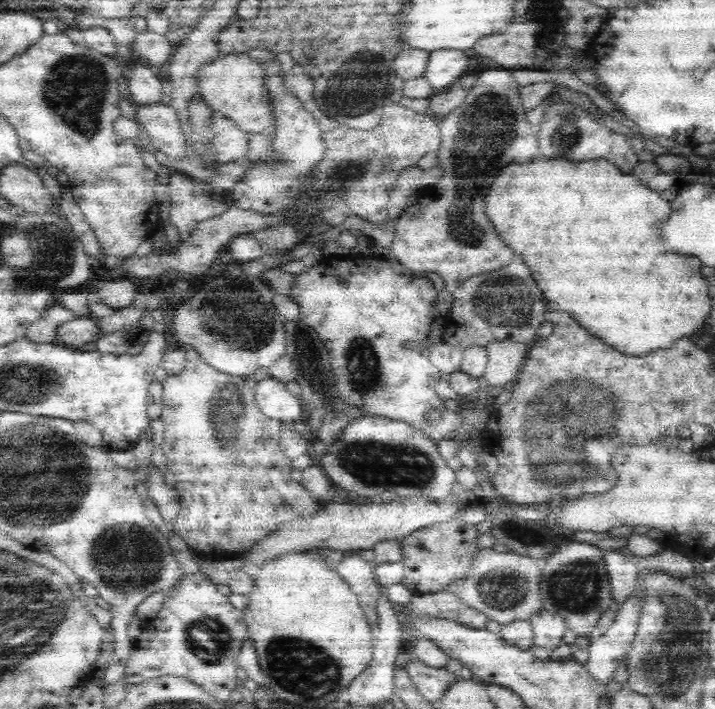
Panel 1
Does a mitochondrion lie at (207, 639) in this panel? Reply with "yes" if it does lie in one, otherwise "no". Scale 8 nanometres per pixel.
yes

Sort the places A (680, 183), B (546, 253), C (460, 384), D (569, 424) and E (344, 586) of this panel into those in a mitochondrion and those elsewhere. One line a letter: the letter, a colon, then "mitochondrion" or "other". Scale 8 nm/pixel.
A: other
B: other
C: other
D: mitochondrion
E: other

